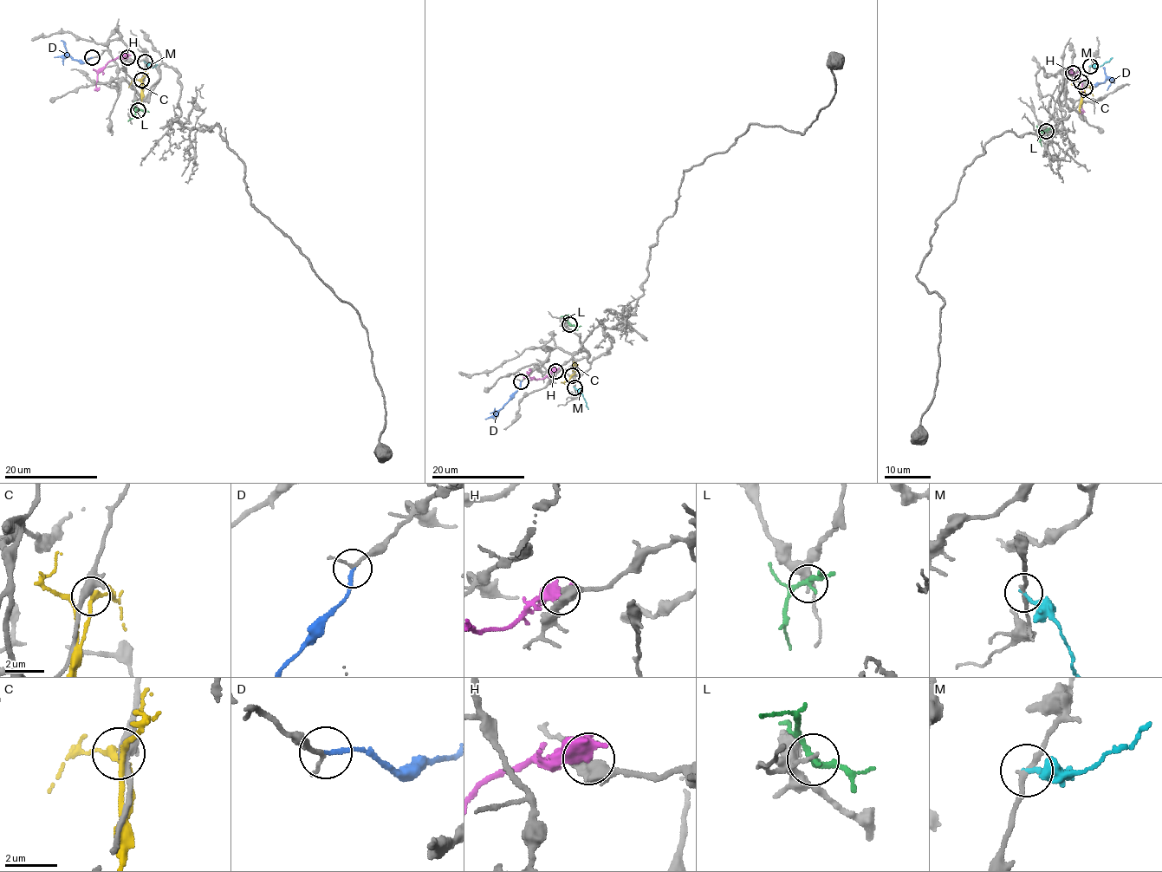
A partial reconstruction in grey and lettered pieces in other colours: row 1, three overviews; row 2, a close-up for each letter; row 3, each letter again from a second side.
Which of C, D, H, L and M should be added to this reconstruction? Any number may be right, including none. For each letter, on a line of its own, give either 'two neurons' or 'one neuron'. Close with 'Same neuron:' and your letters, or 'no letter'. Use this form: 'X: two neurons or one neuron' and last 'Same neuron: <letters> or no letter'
C: two neurons
D: one neuron
H: two neurons
L: two neurons
M: two neurons
Same neuron: D

